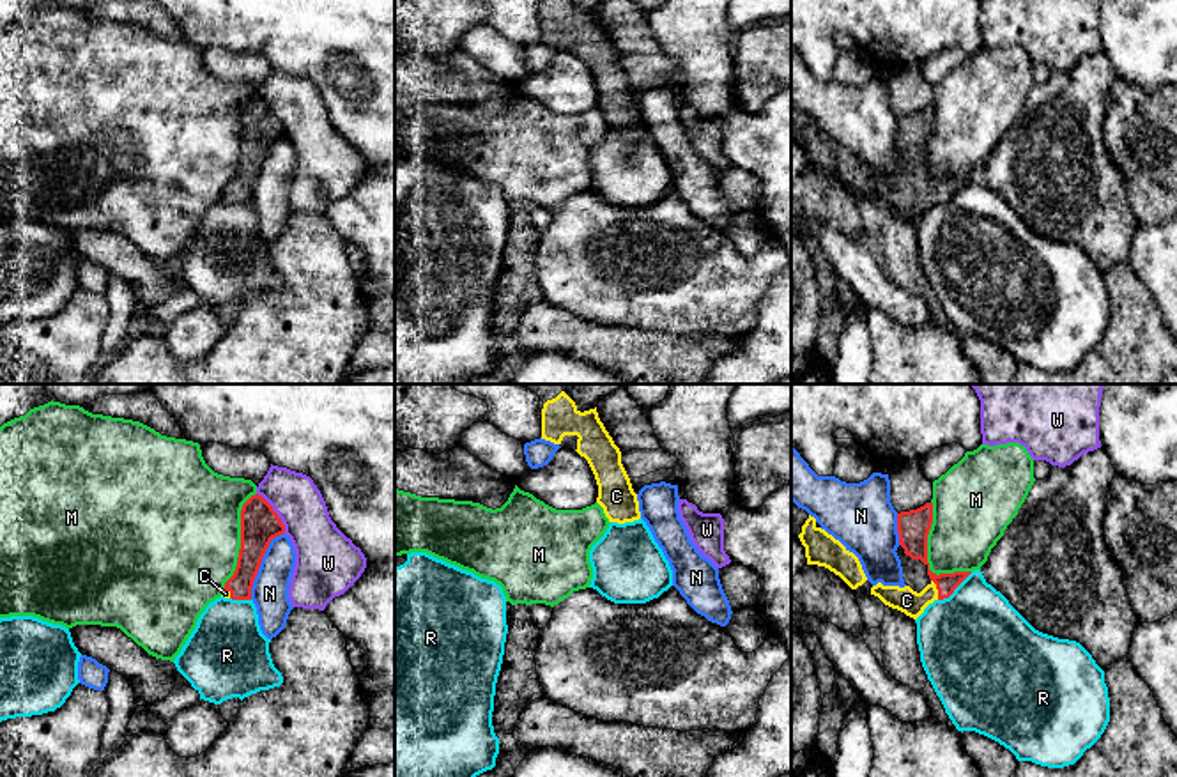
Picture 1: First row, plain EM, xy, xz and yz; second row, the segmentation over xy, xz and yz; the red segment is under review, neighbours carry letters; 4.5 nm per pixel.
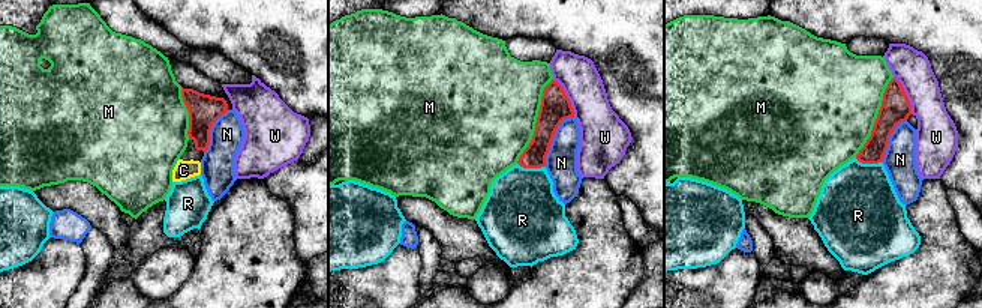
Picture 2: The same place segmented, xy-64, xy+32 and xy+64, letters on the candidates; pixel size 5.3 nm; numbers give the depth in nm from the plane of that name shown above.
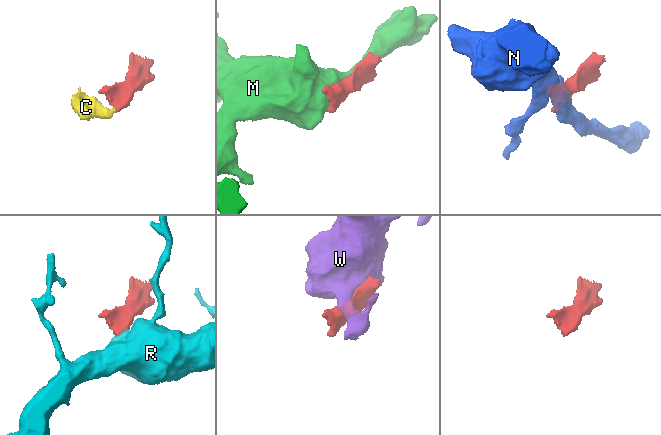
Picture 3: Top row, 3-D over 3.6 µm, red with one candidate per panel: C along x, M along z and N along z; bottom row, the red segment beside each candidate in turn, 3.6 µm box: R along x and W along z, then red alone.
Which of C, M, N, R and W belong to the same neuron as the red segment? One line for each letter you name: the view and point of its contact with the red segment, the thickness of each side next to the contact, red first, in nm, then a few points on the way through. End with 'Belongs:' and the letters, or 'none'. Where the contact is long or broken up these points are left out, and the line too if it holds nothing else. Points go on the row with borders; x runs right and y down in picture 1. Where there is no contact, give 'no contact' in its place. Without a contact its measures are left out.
C: contact yz (937, 588); calibres 130 and 120 nm; way yz (914, 538), (937, 588), (921, 600), (907, 600)
Belongs: C

